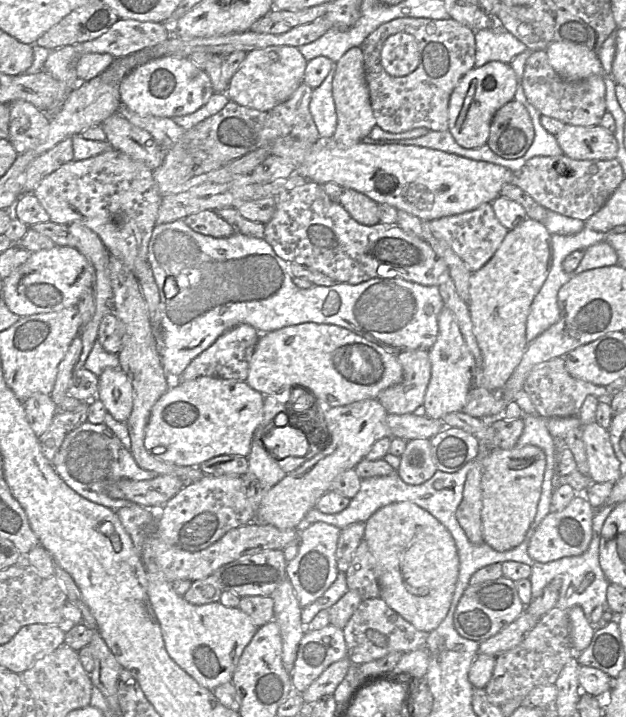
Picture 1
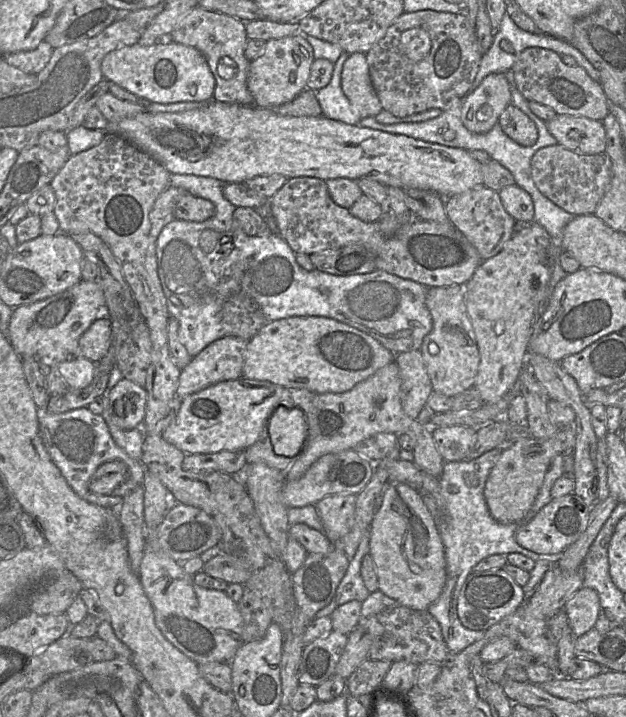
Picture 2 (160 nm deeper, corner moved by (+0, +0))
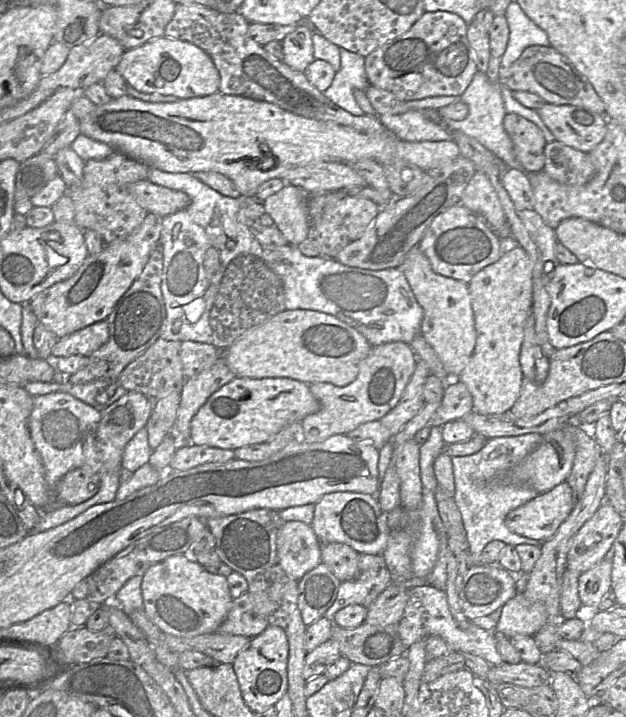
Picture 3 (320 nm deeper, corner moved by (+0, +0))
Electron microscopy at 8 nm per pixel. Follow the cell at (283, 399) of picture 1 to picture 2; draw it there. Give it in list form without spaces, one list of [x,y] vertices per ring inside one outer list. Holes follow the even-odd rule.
[[[268,424],[264,425],[263,431],[258,440],[246,450],[246,461],[248,465],[263,463],[267,466],[285,473],[289,467],[296,462],[296,457],[284,457],[277,455],[271,443],[268,432]]]

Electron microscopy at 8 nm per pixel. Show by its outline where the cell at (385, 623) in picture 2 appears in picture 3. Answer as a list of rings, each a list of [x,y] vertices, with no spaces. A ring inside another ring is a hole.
[[[429,584],[416,585],[409,592],[409,598],[398,625],[398,634],[408,650],[414,643],[431,636],[440,636],[451,651],[466,652],[485,659],[491,666],[498,666],[503,660],[495,647],[491,632],[467,620],[457,621],[449,608],[447,594]]]

